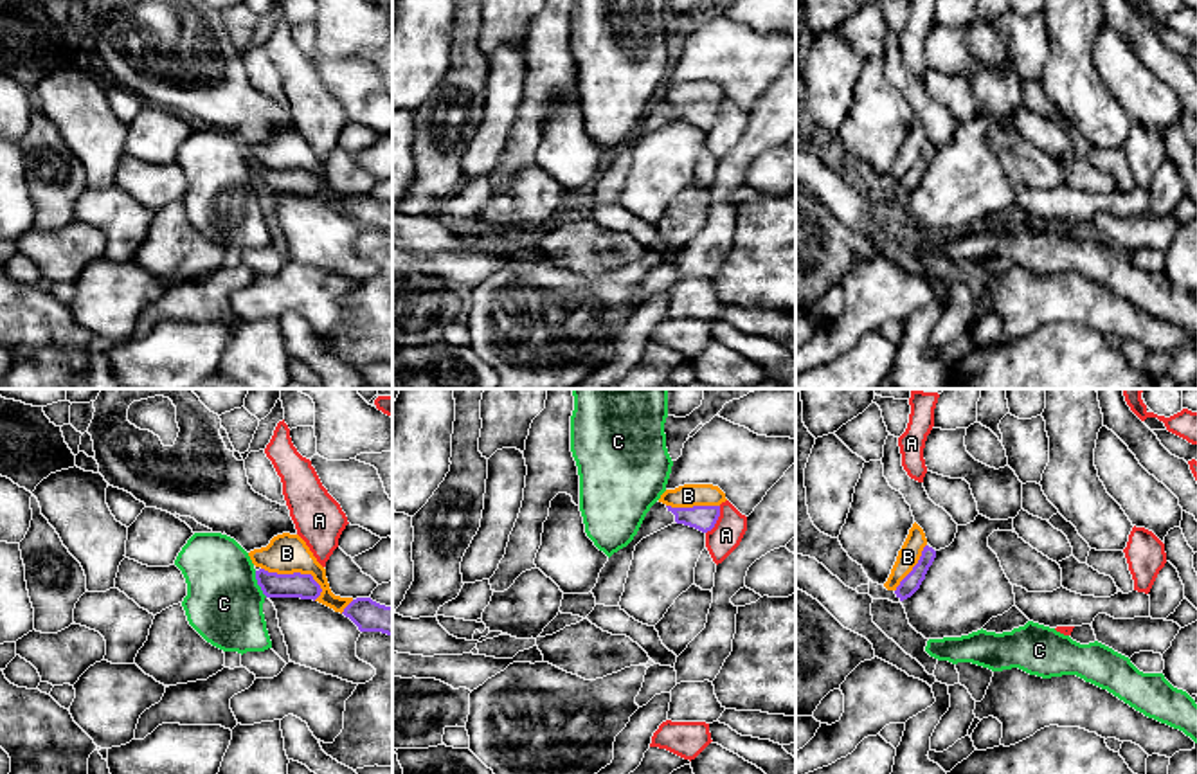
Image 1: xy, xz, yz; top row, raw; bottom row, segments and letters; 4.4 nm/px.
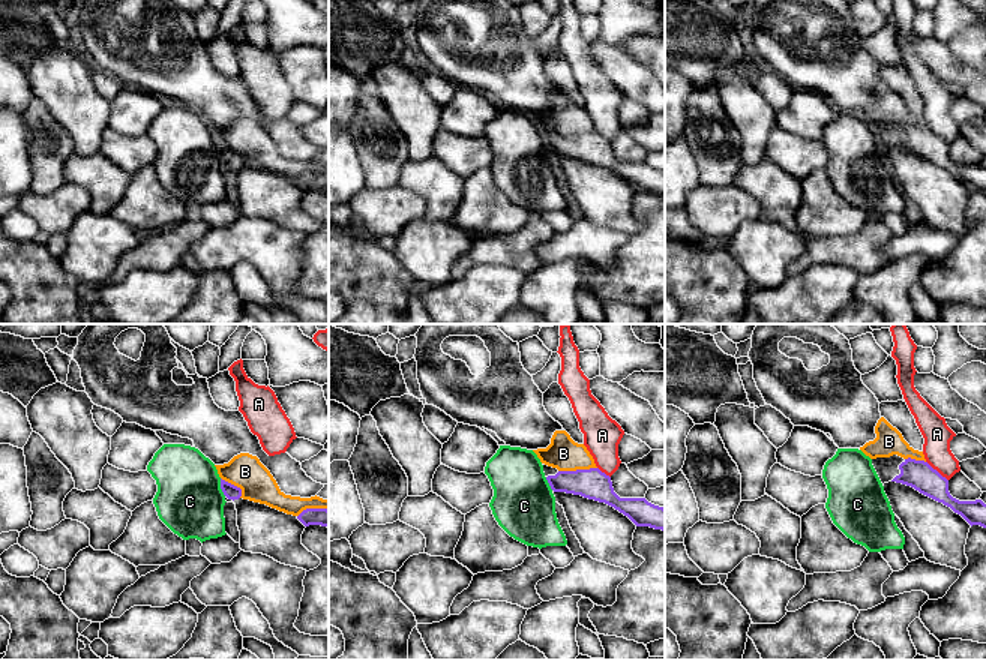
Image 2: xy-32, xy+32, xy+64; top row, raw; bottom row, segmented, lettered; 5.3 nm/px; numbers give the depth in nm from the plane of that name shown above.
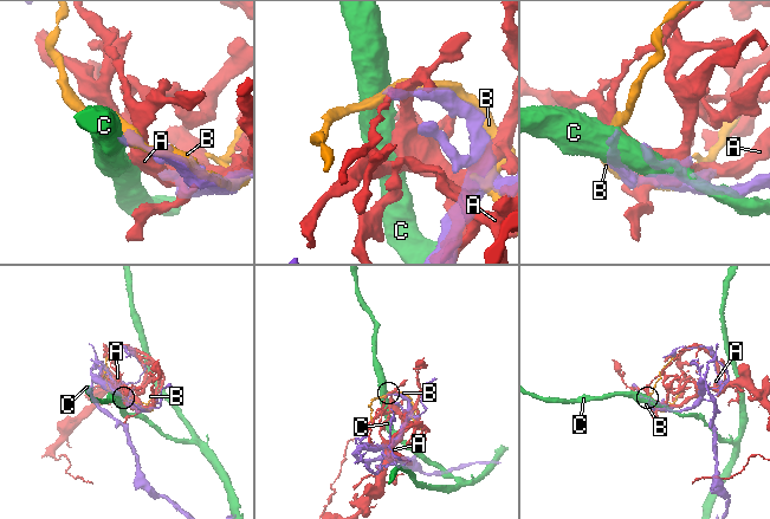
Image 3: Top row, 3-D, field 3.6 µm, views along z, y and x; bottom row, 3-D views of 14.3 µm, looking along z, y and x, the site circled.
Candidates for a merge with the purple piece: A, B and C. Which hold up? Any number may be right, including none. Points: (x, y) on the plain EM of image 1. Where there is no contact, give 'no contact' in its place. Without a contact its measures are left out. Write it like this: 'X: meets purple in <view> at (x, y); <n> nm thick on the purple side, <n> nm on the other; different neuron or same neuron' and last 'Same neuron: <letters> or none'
A: meets purple in xz at (717, 116); 110 nm thick on the purple side, 140 nm on the other; different neuron
B: meets purple in xy at (294, 170); 110 nm thick on the purple side, 180 nm on the other; different neuron
C: meets purple in xy at (258, 180); 110 nm thick on the purple side, 340 nm on the other; different neuron
Same neuron: none

